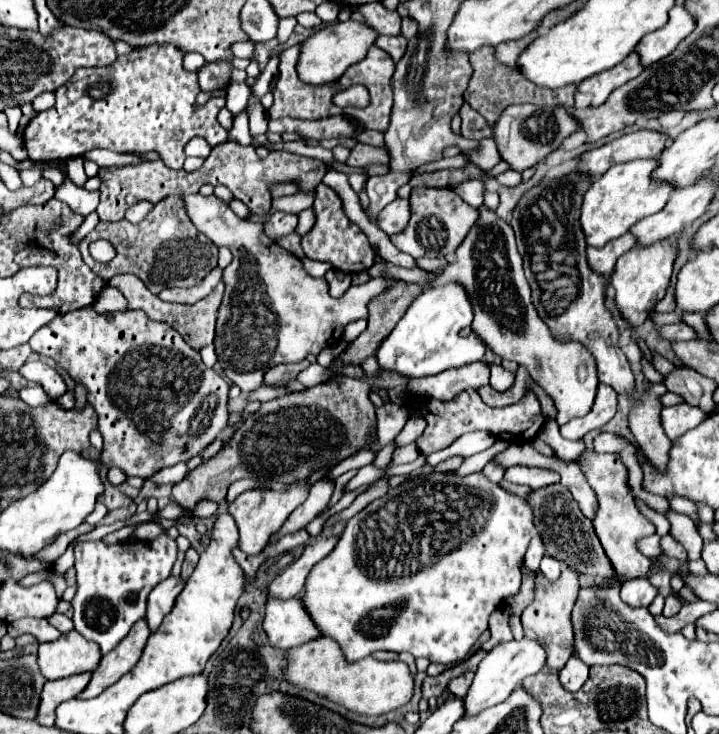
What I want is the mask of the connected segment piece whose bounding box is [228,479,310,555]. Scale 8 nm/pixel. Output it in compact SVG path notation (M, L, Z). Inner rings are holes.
M298 479L296 483L288 485L286 489L280 489L280 491L272 491L272 489L250 489L250 491L244 491L240 493L232 503L230 503L230 513L234 515L236 519L236 525L240 529L240 549L246 553L246 555L258 555L272 533L276 533L282 523L288 519L288 515L306 501L308 497L308 481L306 479Z

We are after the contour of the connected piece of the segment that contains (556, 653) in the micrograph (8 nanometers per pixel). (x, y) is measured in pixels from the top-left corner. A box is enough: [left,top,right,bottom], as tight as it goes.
[522,569,580,671]

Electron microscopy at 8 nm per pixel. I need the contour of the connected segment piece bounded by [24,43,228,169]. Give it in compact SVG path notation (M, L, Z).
M154 43L142 49L134 49L130 55L122 55L112 65L106 65L102 69L78 69L64 87L56 89L56 105L48 111L38 113L28 123L24 131L24 147L28 151L28 157L32 161L66 161L72 157L80 157L90 149L110 149L116 153L156 151L170 169L182 169L182 163L186 159L184 145L192 137L204 137L210 147L224 143L228 139L228 133L216 121L218 109L212 107L212 101L198 109L198 75L184 69L182 57L184 51L178 47L164 47Z

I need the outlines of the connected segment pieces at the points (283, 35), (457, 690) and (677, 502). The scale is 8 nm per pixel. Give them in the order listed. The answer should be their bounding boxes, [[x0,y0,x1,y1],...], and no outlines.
[[278,17,297,43],[448,675,474,697],[670,499,700,527]]

